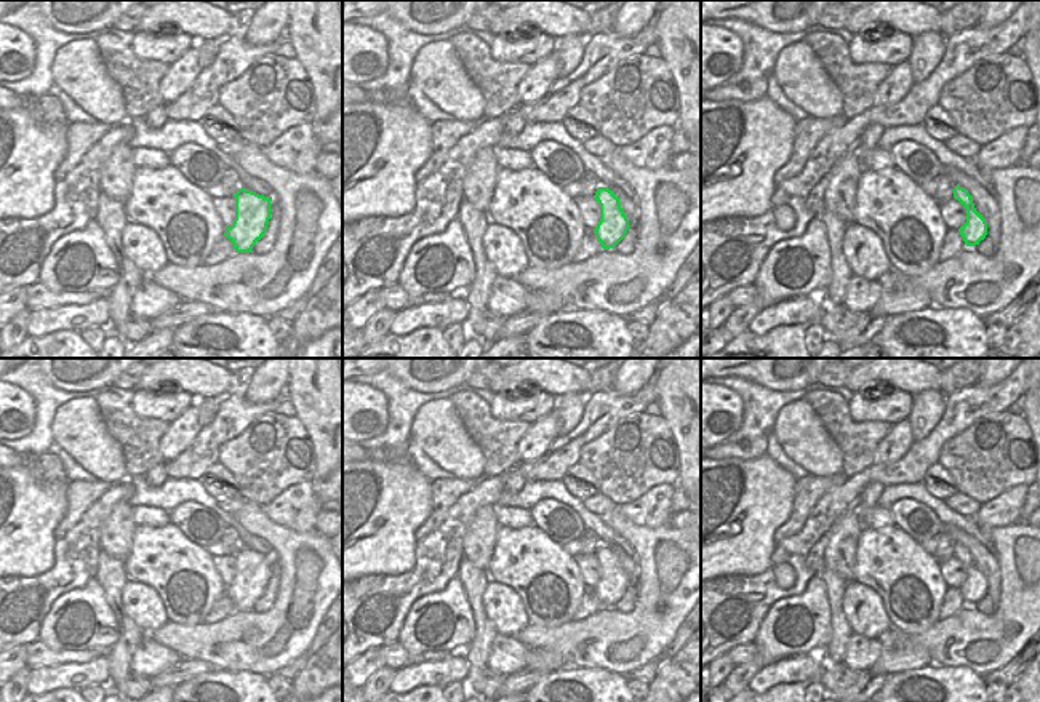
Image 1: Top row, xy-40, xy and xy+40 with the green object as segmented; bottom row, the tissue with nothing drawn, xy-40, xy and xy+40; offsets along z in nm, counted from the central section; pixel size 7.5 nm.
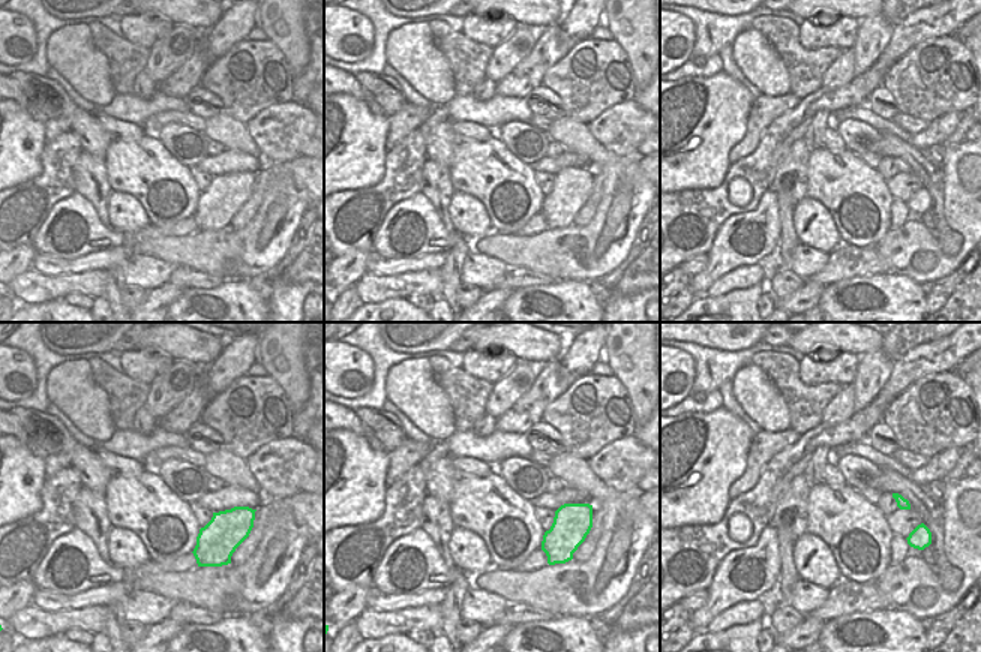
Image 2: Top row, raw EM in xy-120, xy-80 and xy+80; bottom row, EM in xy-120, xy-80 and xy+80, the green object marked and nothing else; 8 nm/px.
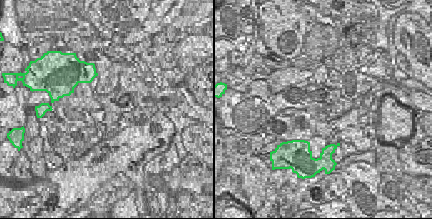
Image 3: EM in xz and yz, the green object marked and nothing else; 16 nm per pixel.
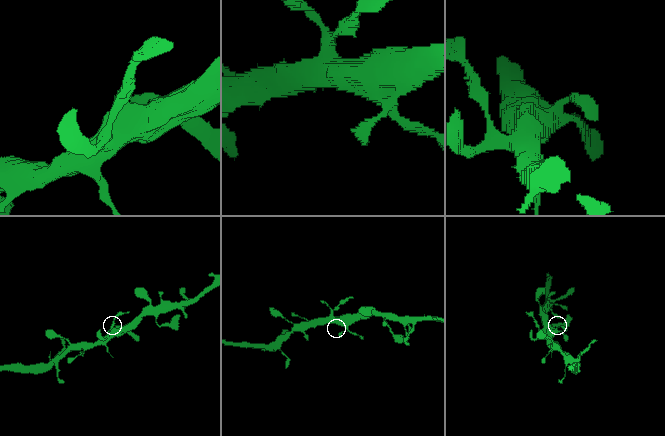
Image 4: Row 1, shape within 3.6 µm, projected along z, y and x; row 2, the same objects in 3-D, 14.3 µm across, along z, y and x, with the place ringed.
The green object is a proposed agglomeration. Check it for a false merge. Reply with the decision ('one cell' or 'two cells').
one cell

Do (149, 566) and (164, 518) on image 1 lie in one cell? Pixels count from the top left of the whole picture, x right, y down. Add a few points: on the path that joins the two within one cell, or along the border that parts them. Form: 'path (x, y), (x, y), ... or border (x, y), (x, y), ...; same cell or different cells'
border (170, 522), (162, 526), (136, 526); different cells

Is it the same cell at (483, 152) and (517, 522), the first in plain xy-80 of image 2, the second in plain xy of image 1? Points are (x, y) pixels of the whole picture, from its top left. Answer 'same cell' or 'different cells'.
different cells

